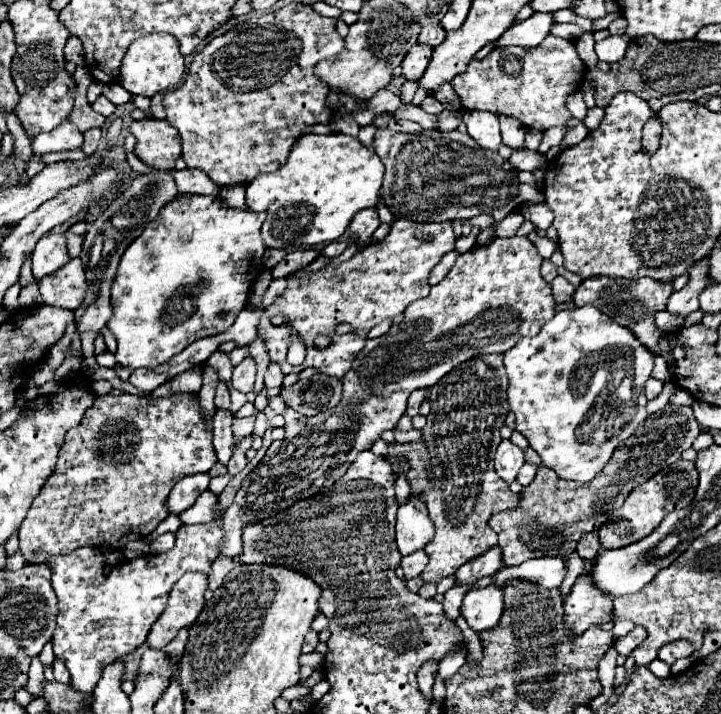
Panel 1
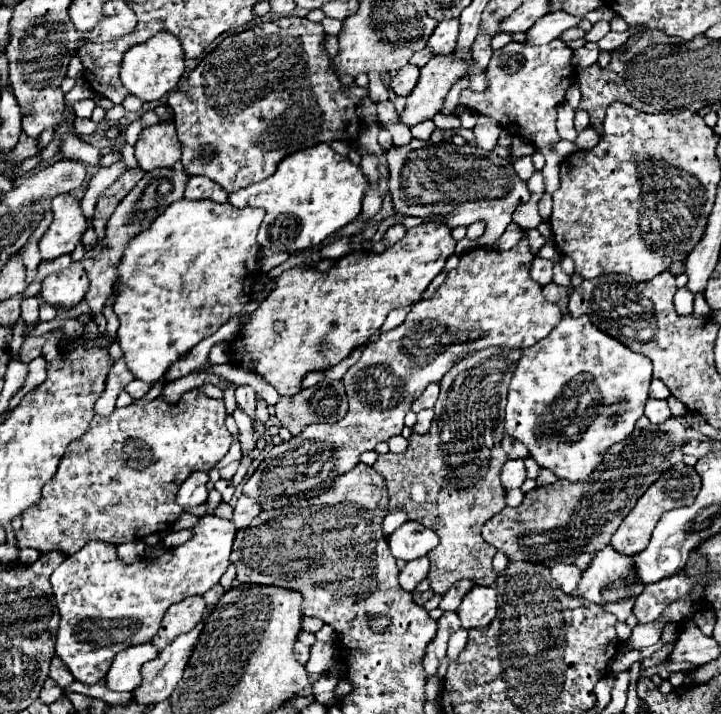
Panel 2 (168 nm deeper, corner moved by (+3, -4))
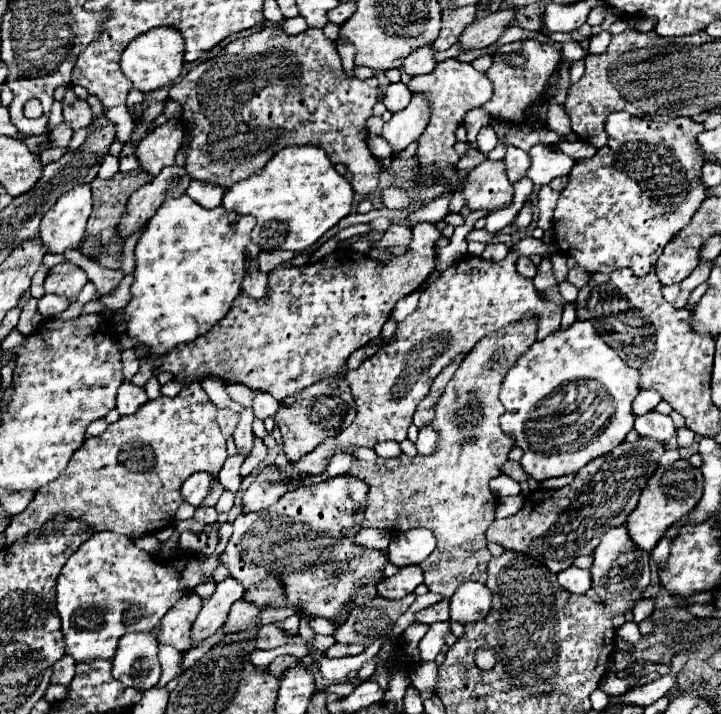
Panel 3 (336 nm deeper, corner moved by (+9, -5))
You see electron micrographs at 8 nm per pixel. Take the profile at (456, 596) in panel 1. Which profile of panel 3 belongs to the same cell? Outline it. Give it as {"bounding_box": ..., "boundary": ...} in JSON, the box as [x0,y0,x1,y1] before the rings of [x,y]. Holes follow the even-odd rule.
{"bounding_box":[418,622,450,660],"boundary":[[[450,622],[432,624],[430,630],[426,632],[426,636],[418,644],[420,646],[420,658],[422,660],[434,660],[440,654],[448,634],[450,634]]]}

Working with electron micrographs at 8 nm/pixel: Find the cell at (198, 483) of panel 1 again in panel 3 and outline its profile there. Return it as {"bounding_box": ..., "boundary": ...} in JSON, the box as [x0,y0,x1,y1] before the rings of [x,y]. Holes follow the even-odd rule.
{"bounding_box":[180,472,210,506],"boundary":[[[196,472],[182,484],[180,494],[182,494],[184,502],[188,502],[192,506],[200,506],[204,496],[208,494],[208,486],[210,486],[210,474],[208,472]]]}

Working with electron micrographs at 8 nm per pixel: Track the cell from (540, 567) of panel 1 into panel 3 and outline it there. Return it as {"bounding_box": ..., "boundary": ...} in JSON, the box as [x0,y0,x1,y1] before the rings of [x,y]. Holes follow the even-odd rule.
{"bounding_box":[556,566,592,594],"boundary":[[[570,566],[562,572],[556,574],[558,576],[558,582],[564,590],[572,592],[572,594],[586,594],[592,586],[592,580],[590,580],[590,572],[588,570],[580,570],[576,566]]]}

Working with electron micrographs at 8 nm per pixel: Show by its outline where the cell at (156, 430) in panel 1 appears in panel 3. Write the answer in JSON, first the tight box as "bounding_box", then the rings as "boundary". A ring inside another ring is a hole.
{"bounding_box":[4,382,226,544],"boundary":[[[192,382],[184,386],[174,398],[160,396],[156,400],[148,400],[132,416],[124,416],[112,422],[104,434],[86,438],[84,444],[72,454],[68,468],[56,480],[52,480],[52,484],[38,488],[24,512],[12,516],[8,528],[4,530],[6,544],[20,542],[30,534],[40,536],[46,522],[56,518],[58,514],[66,514],[68,518],[88,524],[92,532],[110,530],[128,536],[130,540],[152,534],[174,524],[174,512],[182,504],[182,482],[198,470],[218,472],[226,458],[226,440],[216,422],[216,406],[210,402],[200,382]]]}

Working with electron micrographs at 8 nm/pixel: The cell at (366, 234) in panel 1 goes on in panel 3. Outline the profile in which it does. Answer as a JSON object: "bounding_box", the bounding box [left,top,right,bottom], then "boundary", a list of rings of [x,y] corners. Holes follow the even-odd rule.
{"bounding_box":[168,26,380,196],"boundary":[[[266,26],[248,38],[232,40],[222,52],[194,66],[180,82],[172,84],[168,96],[182,106],[182,122],[186,126],[186,172],[190,178],[222,186],[224,190],[258,174],[268,160],[288,146],[318,146],[326,150],[332,164],[346,164],[352,172],[352,188],[356,194],[370,196],[378,188],[380,162],[366,146],[366,120],[376,104],[378,80],[348,78],[342,70],[336,42],[328,40],[320,28],[308,28],[300,34],[286,34],[282,26]]]}

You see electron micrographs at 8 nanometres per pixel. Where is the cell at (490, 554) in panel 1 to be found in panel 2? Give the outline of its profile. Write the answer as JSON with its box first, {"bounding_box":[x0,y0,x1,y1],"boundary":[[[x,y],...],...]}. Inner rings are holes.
{"bounding_box":[440,581,472,611],"boundary":[[[458,581],[458,583],[454,583],[454,587],[442,597],[442,601],[440,601],[440,609],[442,611],[456,611],[458,609],[458,605],[460,605],[460,601],[462,601],[462,597],[468,593],[472,589],[472,583],[470,581]]]}

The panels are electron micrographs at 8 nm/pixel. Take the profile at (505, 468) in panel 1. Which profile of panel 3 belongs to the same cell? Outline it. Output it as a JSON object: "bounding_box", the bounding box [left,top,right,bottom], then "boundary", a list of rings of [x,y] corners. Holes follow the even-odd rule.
{"bounding_box":[490,474,520,496],"boundary":[[[500,474],[490,482],[490,490],[496,496],[516,496],[516,494],[520,494],[520,484],[514,478]]]}

